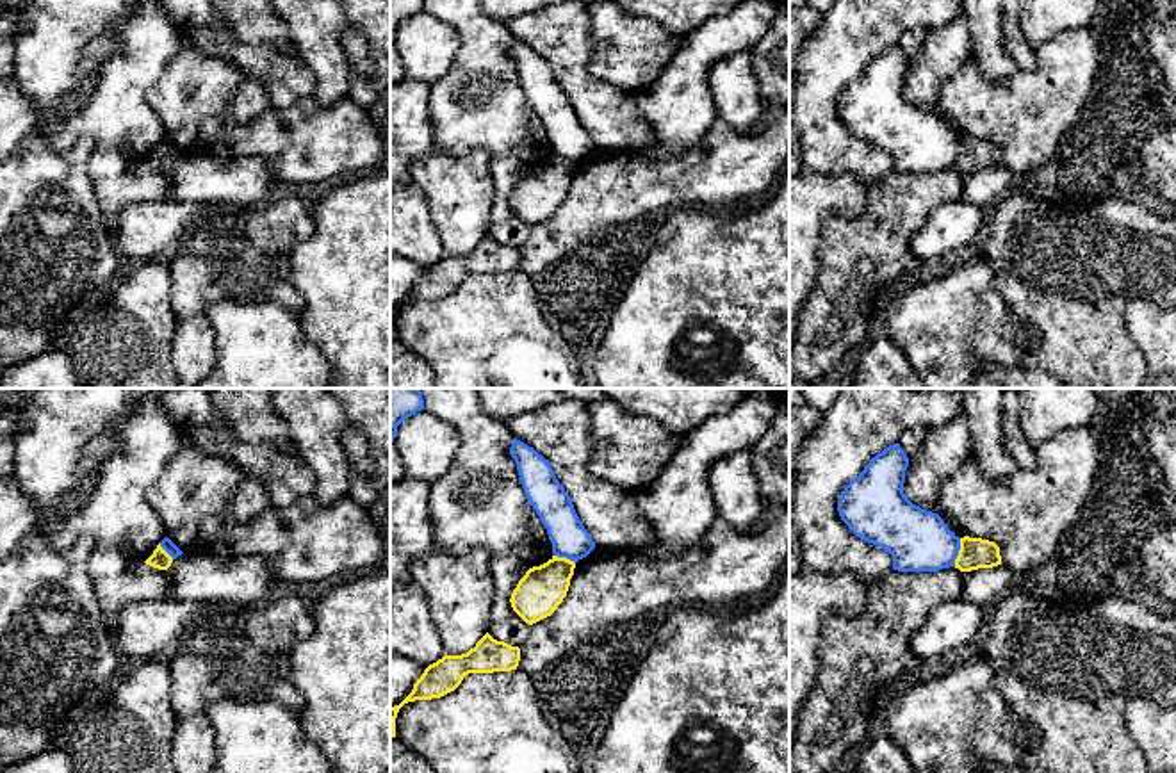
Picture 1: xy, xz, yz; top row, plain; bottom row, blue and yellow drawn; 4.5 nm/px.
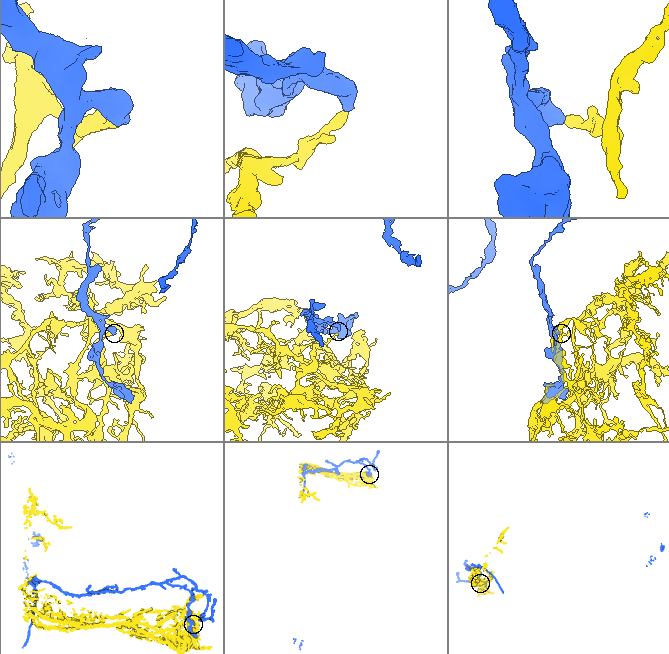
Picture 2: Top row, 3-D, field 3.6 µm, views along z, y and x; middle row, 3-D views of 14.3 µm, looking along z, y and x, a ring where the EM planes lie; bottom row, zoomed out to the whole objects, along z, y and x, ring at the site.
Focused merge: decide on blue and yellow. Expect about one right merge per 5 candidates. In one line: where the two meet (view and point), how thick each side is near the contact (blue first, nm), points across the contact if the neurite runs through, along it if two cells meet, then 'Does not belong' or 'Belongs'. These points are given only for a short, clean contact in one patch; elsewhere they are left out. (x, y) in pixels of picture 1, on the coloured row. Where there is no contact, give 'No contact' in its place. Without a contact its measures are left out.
Touches blue at yz (957, 553). Thickness 280 nm (blue) against 140 nm. Boundary: yz (961, 538), (961, 549), (954, 565). Does not belong

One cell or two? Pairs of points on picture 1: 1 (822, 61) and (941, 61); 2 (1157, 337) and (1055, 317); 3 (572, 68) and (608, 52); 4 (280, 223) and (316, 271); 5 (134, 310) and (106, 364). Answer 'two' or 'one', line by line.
1: two
2: two
3: two
4: two
5: one

